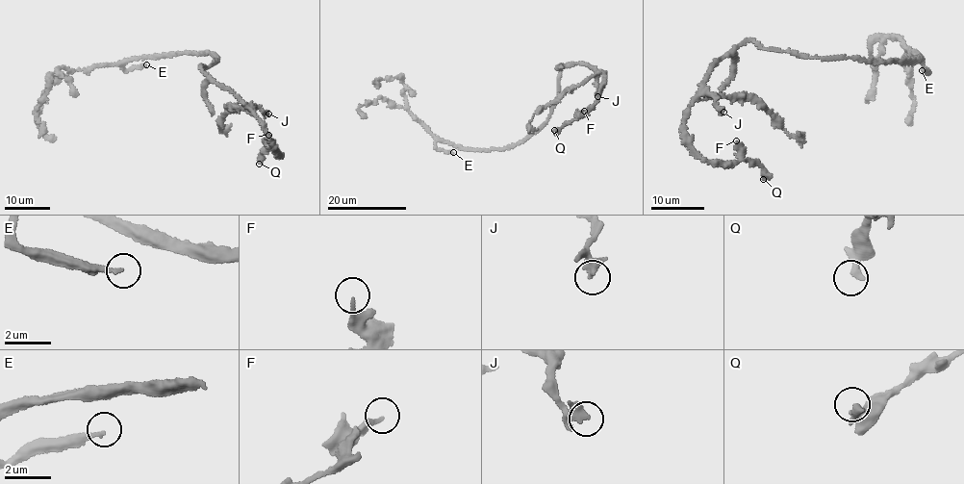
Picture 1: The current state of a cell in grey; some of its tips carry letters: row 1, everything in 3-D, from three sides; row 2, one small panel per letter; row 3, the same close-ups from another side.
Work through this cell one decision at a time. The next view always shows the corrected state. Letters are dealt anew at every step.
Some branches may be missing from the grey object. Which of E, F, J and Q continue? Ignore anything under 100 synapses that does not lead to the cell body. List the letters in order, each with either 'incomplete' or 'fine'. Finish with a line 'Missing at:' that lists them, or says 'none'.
E: incomplete
F: fine
J: fine
Q: fine
Missing at: E

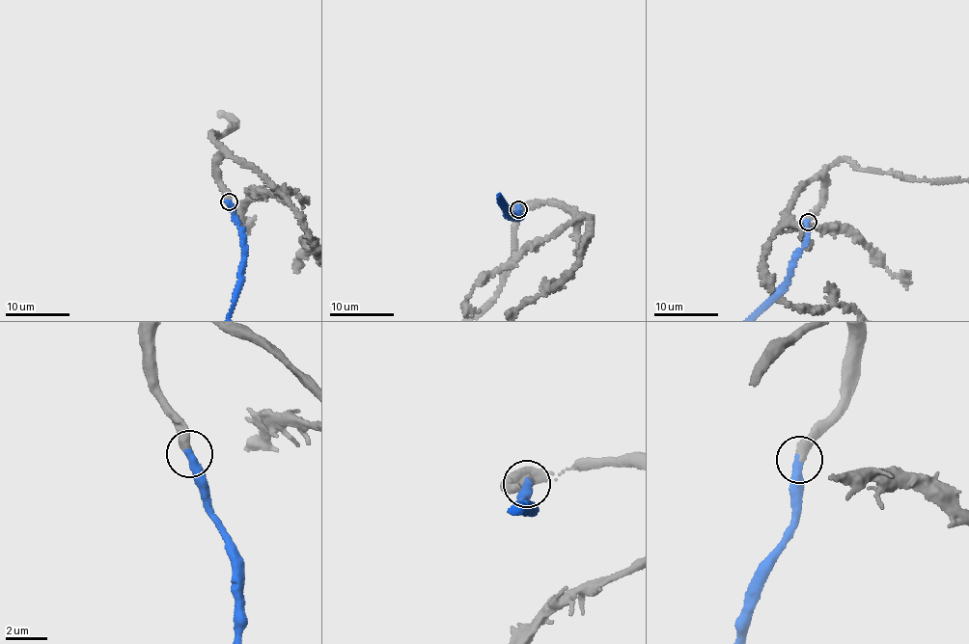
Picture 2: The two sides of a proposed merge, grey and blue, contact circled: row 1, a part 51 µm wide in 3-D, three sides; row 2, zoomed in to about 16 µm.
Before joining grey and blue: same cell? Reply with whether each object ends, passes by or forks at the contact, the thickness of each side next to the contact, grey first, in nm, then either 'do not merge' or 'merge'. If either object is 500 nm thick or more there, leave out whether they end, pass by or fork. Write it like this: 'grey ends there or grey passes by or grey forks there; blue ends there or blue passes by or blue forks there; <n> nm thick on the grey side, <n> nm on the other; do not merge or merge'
grey ends there; blue ends there; 460 nm thick on the grey side, 440 nm on the other; merge

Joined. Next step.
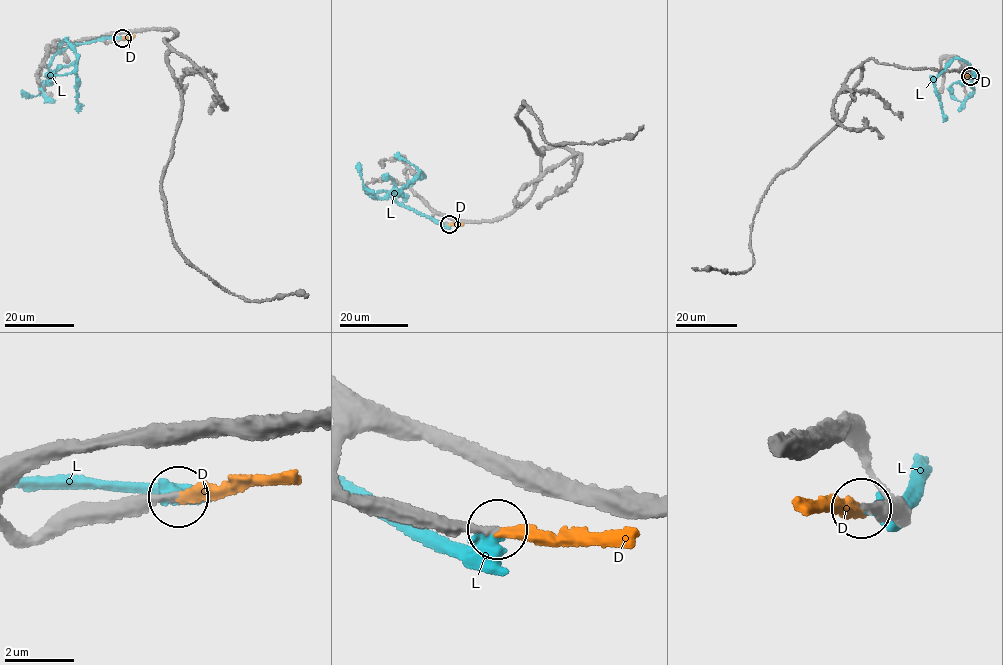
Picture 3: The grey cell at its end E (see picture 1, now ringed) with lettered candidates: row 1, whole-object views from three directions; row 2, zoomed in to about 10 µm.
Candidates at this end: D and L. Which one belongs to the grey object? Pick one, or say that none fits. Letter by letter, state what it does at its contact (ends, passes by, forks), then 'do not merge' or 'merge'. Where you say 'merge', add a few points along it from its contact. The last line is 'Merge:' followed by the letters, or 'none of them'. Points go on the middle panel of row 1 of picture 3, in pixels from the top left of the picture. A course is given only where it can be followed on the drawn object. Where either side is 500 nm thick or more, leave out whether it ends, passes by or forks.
D: it ends; merge; course (449, 224), (463, 224)
L: it passes by; do not merge
Merge: D

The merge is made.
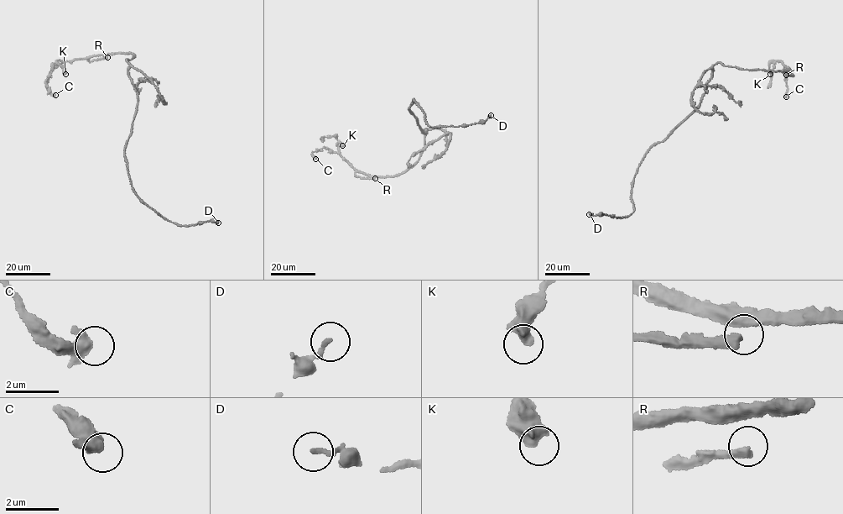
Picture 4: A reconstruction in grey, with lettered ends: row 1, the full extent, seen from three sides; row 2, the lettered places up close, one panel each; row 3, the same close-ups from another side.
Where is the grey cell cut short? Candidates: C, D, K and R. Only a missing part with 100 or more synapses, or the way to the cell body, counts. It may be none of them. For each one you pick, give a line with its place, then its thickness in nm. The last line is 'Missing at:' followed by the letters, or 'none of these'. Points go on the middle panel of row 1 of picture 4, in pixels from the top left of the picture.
R: Place: (375, 178). Thickness 240 nm
Missing at: R

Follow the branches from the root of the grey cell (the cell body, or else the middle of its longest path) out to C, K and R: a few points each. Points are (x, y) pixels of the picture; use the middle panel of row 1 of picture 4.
C: (425, 133), (429, 128), (418, 159), (392, 176), (359, 172), (340, 154), (324, 147), (311, 154), (315, 159)
K: (425, 133), (429, 128), (418, 159), (392, 176), (356, 170), (340, 155), (337, 144), (342, 145)
R: (425, 133), (429, 128), (418, 159), (403, 171), (386, 176), (355, 174), (375, 178)

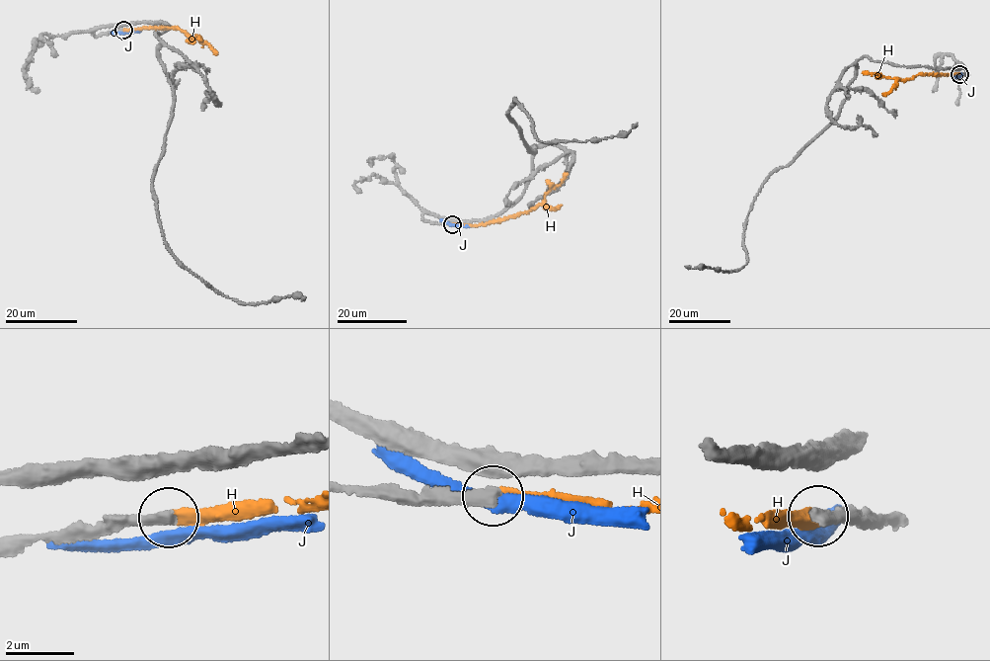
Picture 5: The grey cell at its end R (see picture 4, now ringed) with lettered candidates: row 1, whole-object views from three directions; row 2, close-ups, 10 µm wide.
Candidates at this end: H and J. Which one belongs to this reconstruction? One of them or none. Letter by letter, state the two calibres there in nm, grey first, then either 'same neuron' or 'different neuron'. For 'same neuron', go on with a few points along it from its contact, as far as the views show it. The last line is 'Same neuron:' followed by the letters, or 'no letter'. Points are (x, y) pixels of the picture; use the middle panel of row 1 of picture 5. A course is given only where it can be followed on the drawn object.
H: calibres 280 and 420 nm; same neuron; course (452, 224), (492, 223), (527, 213), (568, 173)
J: calibres 400 and 380 nm; different neuron
Same neuron: H

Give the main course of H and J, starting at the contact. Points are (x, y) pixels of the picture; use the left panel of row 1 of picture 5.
H: (123, 30), (171, 27), (186, 31), (191, 39), (197, 36), (200, 40)
J: (123, 32), (140, 31)

